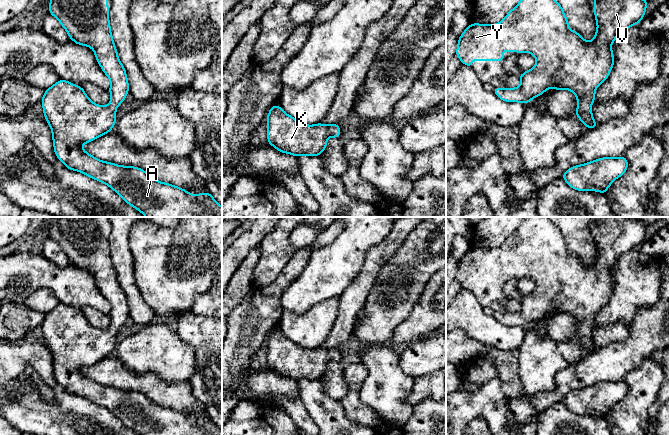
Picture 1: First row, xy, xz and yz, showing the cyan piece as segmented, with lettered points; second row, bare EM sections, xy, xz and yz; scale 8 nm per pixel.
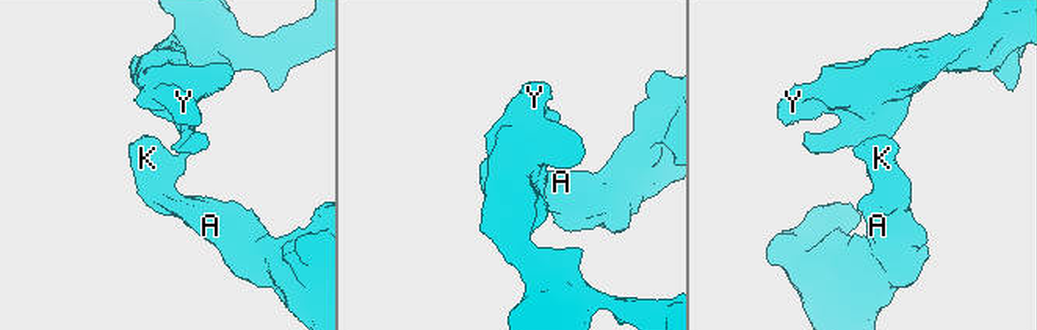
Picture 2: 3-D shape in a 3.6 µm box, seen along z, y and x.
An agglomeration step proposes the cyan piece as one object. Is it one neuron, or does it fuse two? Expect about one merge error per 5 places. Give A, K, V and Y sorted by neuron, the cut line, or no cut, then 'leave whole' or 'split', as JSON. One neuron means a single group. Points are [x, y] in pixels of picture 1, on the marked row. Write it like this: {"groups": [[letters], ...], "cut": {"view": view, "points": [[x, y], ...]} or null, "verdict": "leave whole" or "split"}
{"groups": [["A", "K", "V", "Y"]], "cut": null, "verdict": "leave whole"}

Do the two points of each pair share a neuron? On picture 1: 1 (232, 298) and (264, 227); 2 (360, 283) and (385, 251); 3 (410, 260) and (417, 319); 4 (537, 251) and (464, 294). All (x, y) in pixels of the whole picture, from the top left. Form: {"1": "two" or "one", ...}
{"1": "one", "2": "one", "3": "two", "4": "two"}

